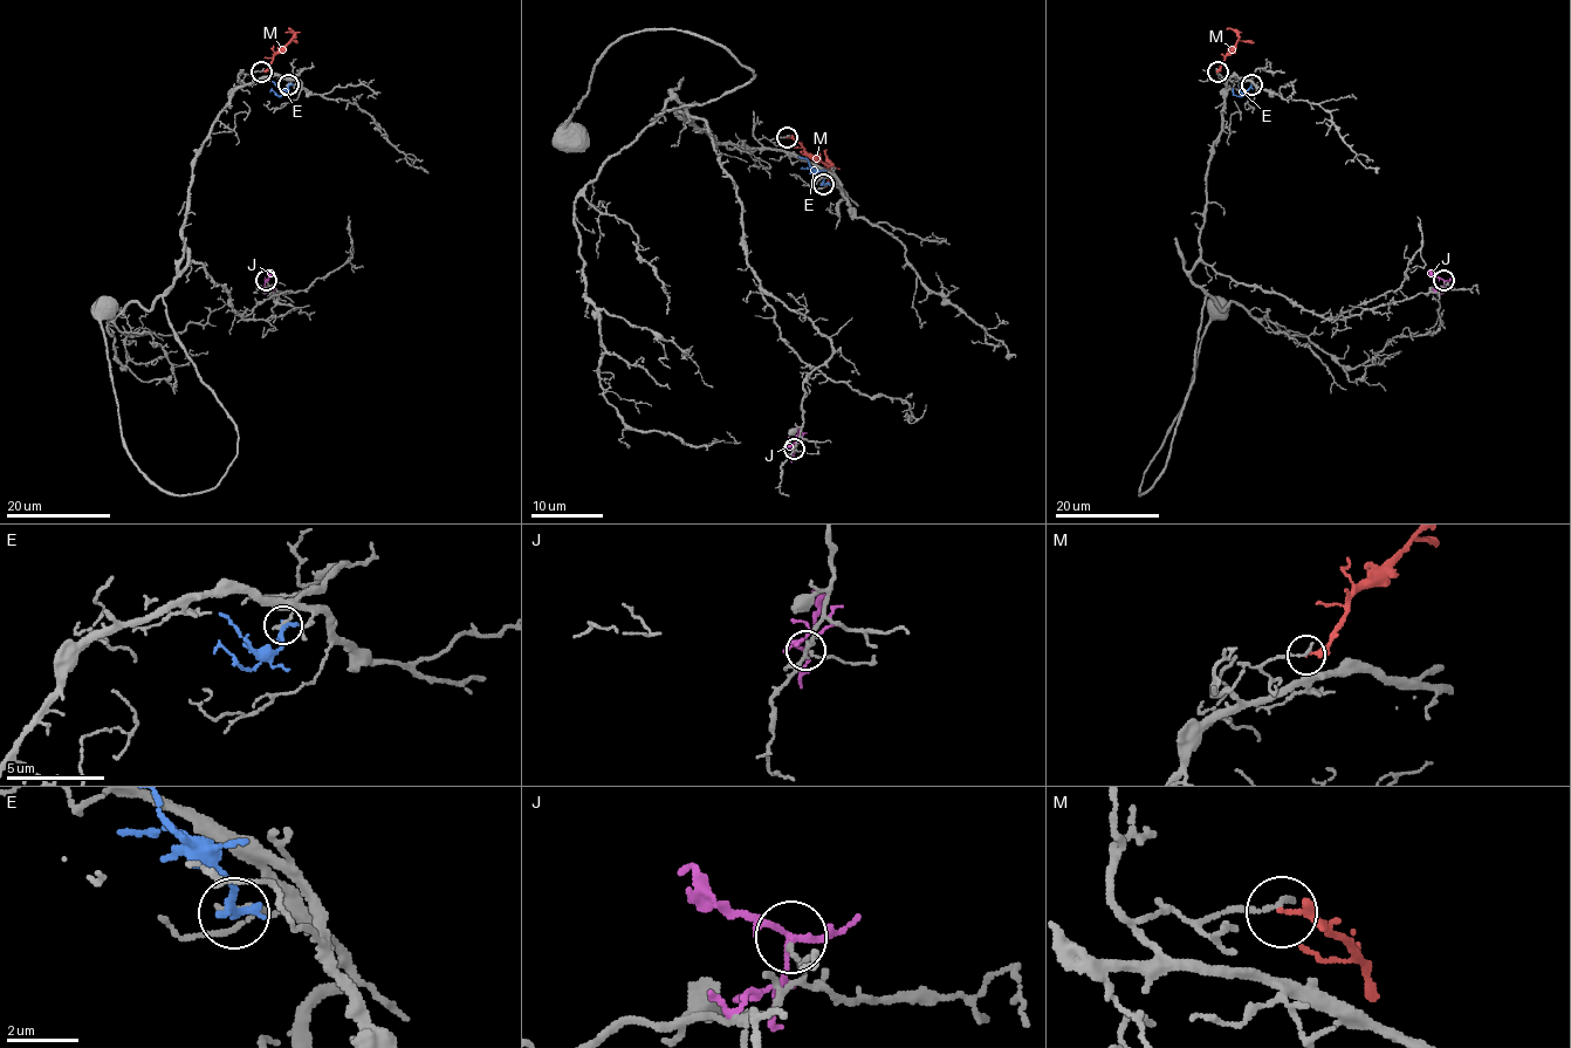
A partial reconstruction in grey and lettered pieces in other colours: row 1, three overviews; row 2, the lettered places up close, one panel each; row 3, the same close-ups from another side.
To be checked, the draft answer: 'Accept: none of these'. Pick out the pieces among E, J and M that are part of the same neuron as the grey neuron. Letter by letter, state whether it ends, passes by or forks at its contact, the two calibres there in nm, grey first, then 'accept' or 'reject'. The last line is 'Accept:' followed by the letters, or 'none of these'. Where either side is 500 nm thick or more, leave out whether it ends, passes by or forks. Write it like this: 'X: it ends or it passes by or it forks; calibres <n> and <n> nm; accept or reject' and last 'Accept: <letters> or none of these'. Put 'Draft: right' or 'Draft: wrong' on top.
Draft: right
E: it ends; calibres 150 and 300 nm; reject
J: it forks; calibres 100 and 150 nm; reject
M: it ends; calibres 180 and 200 nm; reject
Accept: none of these

